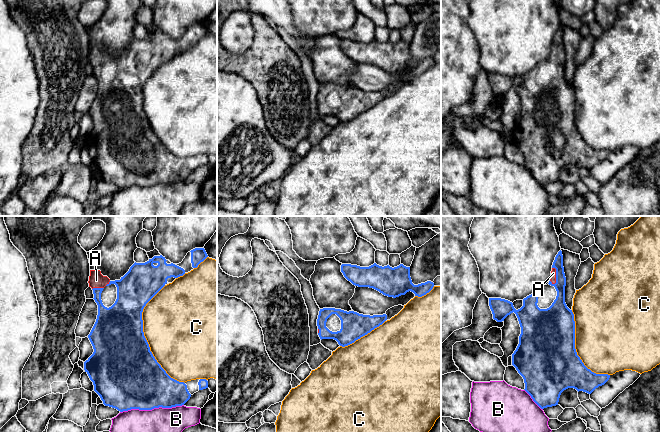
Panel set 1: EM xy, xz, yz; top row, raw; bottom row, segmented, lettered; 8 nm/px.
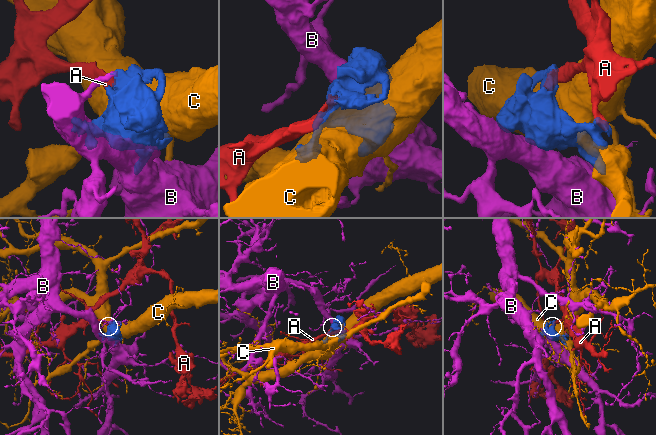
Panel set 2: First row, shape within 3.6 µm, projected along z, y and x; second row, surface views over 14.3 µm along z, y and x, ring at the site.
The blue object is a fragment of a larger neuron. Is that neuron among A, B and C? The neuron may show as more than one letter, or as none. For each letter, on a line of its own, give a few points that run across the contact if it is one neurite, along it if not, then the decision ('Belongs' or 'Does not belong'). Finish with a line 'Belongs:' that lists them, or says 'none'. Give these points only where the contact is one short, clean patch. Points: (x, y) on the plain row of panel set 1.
A: Line: yz (559, 82), (560, 62), (556, 51), (553, 49). Belongs
B: Does not belong
C: Does not belong
Belongs: A

